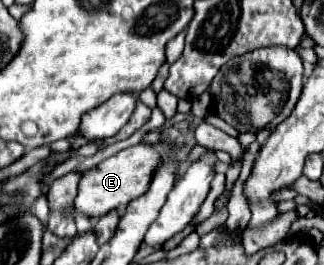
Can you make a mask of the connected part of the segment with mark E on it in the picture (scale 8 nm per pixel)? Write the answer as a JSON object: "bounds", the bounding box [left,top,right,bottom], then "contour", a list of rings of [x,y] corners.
{"bounds":[73,143,161,219],"contour":[[[139,143],[135,147],[123,149],[117,155],[101,161],[97,167],[83,171],[77,197],[73,199],[75,213],[83,213],[89,219],[99,219],[111,209],[125,207],[131,199],[147,191],[147,183],[151,183],[151,175],[155,171],[155,165],[159,163],[161,163],[161,155],[151,145]]]}

